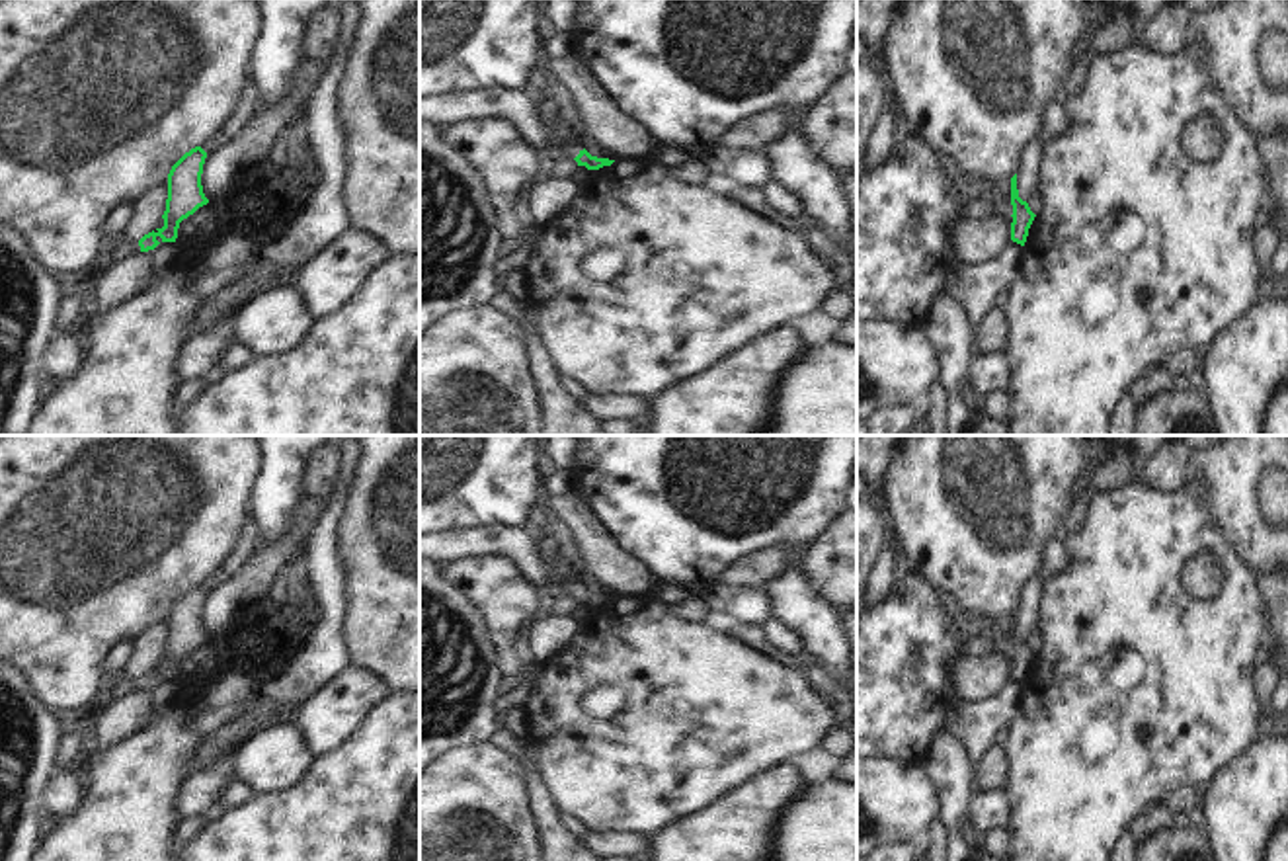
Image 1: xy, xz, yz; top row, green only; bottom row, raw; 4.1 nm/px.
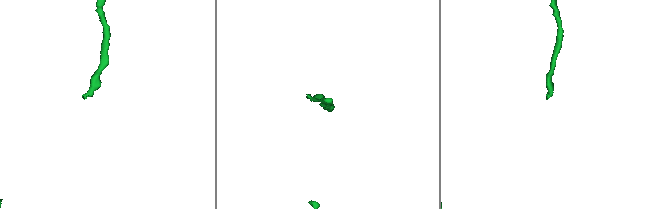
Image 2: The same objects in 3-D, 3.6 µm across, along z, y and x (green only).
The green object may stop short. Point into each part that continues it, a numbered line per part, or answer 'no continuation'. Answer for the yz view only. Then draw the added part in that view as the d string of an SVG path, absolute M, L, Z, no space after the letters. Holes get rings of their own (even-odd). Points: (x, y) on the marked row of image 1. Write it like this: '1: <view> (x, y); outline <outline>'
no continuation

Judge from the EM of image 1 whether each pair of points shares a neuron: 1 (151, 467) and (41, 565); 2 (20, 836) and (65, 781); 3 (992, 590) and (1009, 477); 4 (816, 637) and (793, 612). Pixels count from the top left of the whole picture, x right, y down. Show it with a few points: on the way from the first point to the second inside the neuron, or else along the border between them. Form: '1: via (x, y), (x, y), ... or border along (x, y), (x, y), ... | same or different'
1: via (123, 483), (69, 537) | same
2: border along (55, 766), (41, 801) | different
3: via (992, 563), (992, 504) | same
4: via (812, 631), (799, 617) | same

